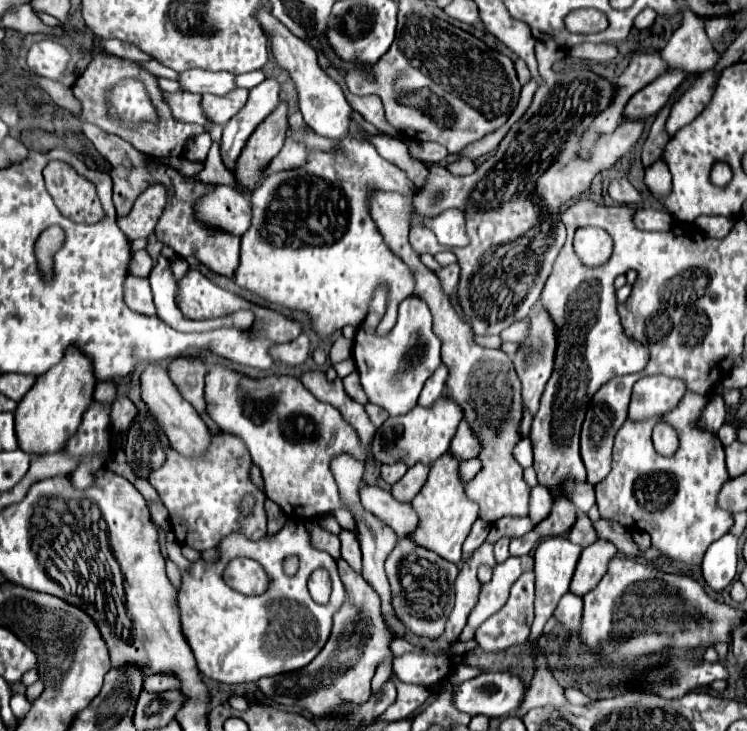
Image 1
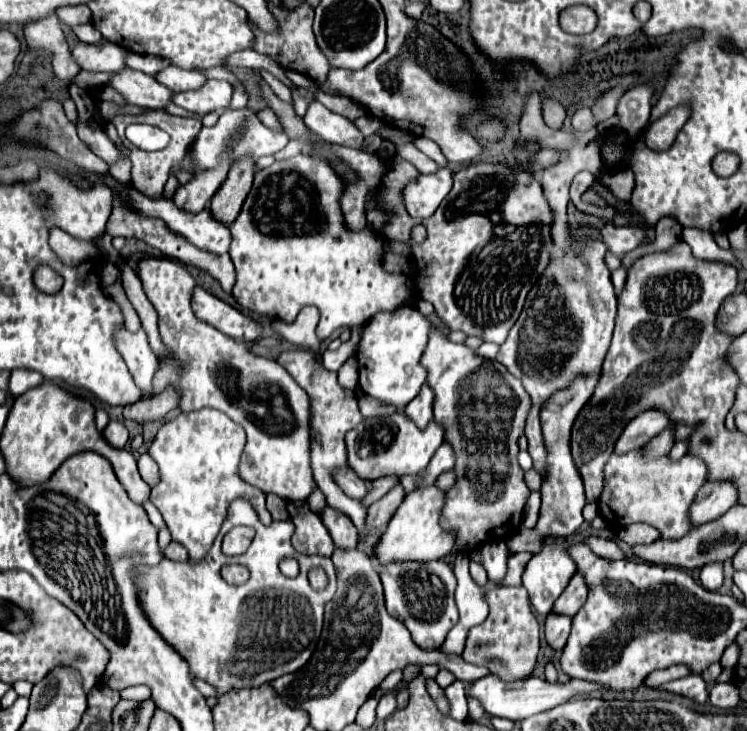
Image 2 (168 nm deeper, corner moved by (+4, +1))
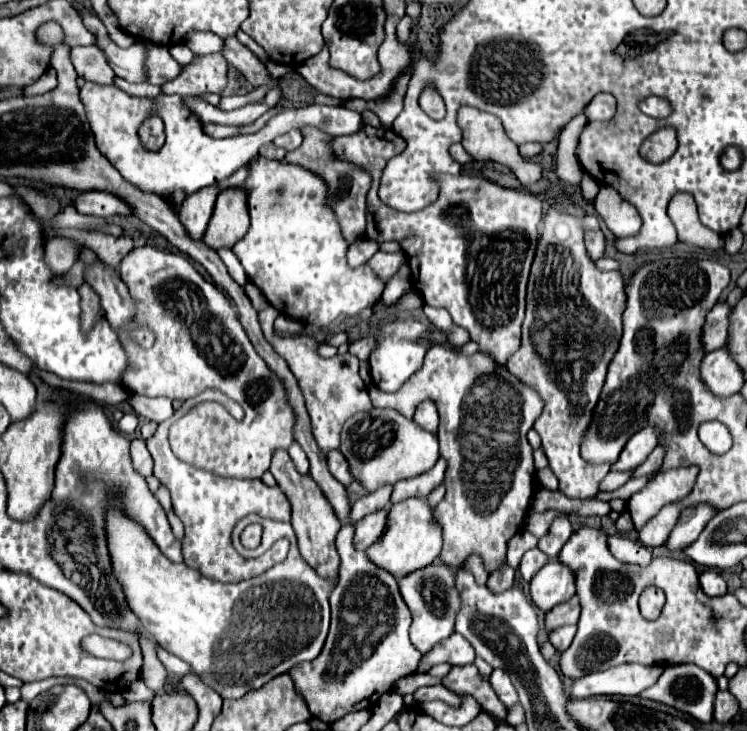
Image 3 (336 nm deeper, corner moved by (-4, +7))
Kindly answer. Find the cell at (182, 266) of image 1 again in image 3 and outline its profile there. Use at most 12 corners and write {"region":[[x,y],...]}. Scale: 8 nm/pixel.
{"region":[[130,250],[122,282],[154,346],[116,330],[130,394],[202,402],[180,460],[260,478],[294,410],[230,300],[188,258]]}

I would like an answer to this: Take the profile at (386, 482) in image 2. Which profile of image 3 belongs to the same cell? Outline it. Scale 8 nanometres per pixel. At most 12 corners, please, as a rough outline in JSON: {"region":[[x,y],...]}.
{"region":[[392,486],[362,496],[352,506],[350,524],[390,504]]}

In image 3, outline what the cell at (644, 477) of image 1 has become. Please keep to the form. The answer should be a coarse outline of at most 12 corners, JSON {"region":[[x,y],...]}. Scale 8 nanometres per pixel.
{"region":[[698,468],[658,474],[628,500],[642,528],[664,504],[688,496]]}

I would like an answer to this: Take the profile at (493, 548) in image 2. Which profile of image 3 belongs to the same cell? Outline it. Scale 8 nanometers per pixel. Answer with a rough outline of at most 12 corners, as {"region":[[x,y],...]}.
{"region":[[508,564],[494,570],[486,582],[492,592],[504,592],[514,584]]}

